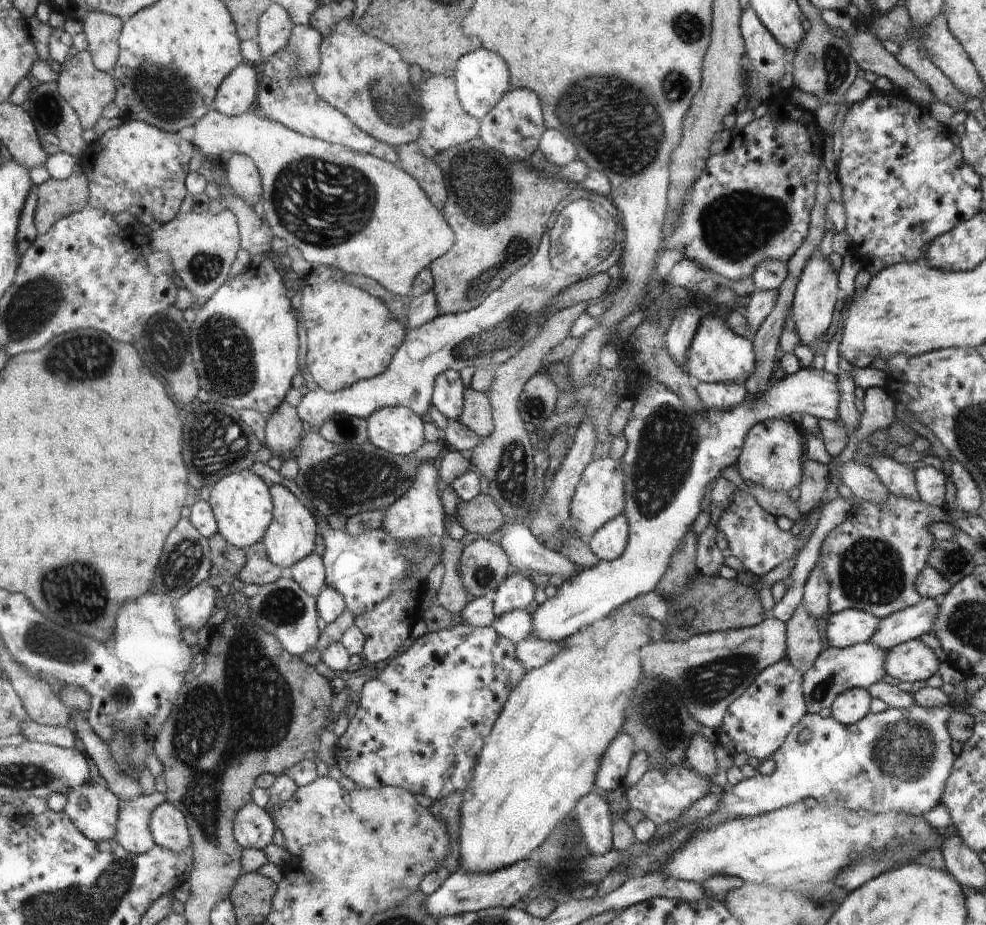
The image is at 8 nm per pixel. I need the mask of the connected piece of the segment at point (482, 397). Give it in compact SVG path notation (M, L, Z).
M472 387L464 389L462 414L459 422L466 428L472 429L478 436L487 437L492 434L492 416L490 403L485 392L474 390Z

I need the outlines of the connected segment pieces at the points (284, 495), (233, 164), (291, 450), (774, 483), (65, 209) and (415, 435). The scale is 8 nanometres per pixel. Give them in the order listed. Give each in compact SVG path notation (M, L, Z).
M273 485L271 492L274 500L274 520L267 529L262 542L267 548L268 558L271 562L287 571L292 565L296 565L296 562L314 553L318 526L316 526L314 516L300 504L300 500L288 488L284 488L284 485Z
M232 154L225 159L224 165L230 185L236 190L236 194L242 196L246 204L256 204L260 196L263 196L263 182L260 182L259 167L254 164L252 158L245 154Z
M284 402L266 421L265 444L271 454L280 458L295 455L300 444L302 422L299 412Z
M790 419L767 420L754 425L751 432L743 441L741 456L736 466L745 482L752 482L756 486L764 486L766 490L790 490L798 488L802 480L802 438L798 436L796 428L790 424Z
M81 165L77 167L76 172L70 178L48 179L39 187L39 206L36 215L36 224L40 235L50 232L63 218L79 213L91 204L90 182L88 182L88 178Z
M407 407L376 409L366 422L368 442L394 455L407 456L424 444L420 416Z

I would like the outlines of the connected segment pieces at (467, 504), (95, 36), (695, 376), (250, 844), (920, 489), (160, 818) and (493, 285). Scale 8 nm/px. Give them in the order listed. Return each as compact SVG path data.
M478 494L472 500L460 501L456 506L455 518L472 534L488 536L506 522L506 518L489 494Z
M90 12L86 18L85 32L90 38L89 51L101 71L111 73L119 64L121 44L126 21L105 12Z
M716 312L709 313L702 318L695 338L686 354L685 370L692 377L694 383L742 382L751 377L755 370L755 349L751 338L744 338L735 333L731 327L724 324Z
M247 804L236 816L236 836L245 849L260 849L272 843L276 825L267 810Z
M931 465L914 466L916 490L920 501L932 506L945 506L946 477L941 470Z
M170 801L161 804L152 814L151 827L157 844L162 848L174 852L186 852L190 846L193 846L187 815Z
M479 136L462 146L455 146L439 153L440 168L444 178L448 178L448 210L444 218L455 232L455 244L448 253L429 265L433 276L433 290L439 303L439 314L456 314L475 309L483 304L491 292L502 286L512 274L530 262L536 254L540 238L548 228L548 220L556 206L572 193L575 183L554 180L554 178L536 178L530 176L530 170L524 170L520 161L514 160L510 172L510 160L483 142Z

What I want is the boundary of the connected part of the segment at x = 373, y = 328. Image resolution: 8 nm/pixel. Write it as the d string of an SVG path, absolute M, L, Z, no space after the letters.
M316 266L301 281L300 317L306 327L308 341L307 367L318 387L332 393L347 389L355 382L381 375L391 364L391 359L398 352L407 336L402 324L390 314L390 309L375 296L362 288L344 282L345 274L336 268Z

